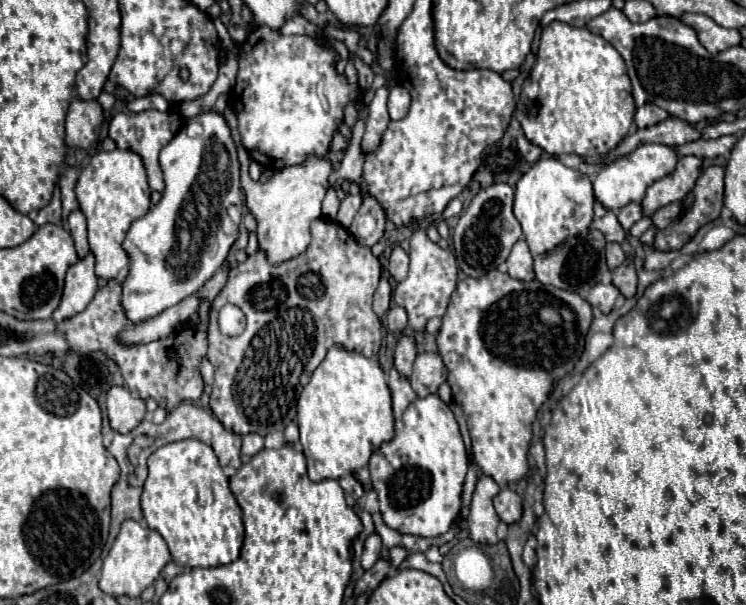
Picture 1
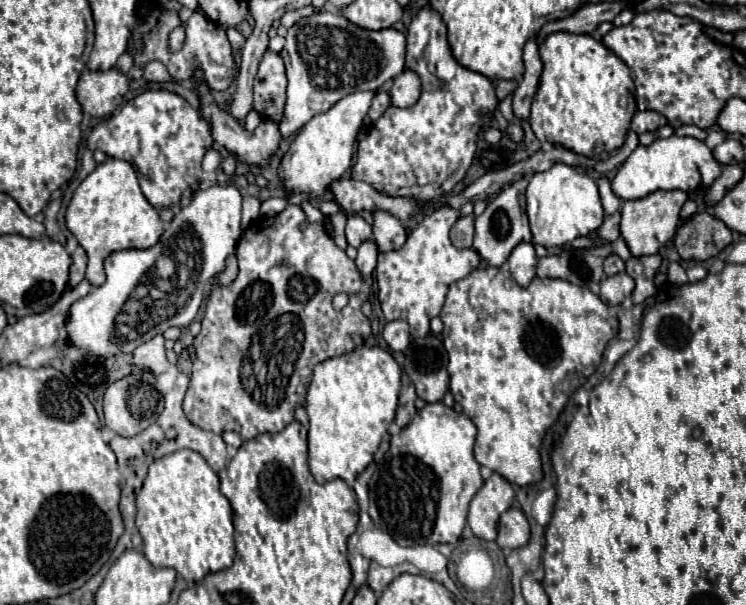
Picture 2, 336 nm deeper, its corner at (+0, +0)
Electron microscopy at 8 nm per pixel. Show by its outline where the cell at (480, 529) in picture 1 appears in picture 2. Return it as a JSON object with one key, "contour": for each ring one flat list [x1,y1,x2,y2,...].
{"contour":[[492,474,488,480,484,480,484,486,470,502,468,512,468,526,472,528,474,536,482,540,496,540,498,518,506,508,512,506,512,502,514,490,502,476]]}

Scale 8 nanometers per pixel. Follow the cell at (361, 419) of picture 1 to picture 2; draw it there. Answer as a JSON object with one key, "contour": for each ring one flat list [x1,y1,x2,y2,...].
{"contour":[[360,346,346,356,334,356,314,368,306,394,310,418,310,472,318,484,342,478,348,484,372,462,382,436,394,420,400,394,400,366,378,346]]}

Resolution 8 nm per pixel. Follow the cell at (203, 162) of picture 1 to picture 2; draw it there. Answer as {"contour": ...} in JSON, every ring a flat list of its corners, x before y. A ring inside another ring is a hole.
{"contour":[[212,184,204,190,194,190,190,194,188,204,182,204,180,212,174,214,172,222,166,226,158,244,146,250,132,248,132,250,120,250,110,254,104,260,106,282,98,288,92,288,88,296,74,302,70,308,70,316,66,322,70,344,76,348,88,348,96,356,112,356,118,350,132,352,138,344,148,342,150,338,154,338,156,334,162,334,172,326,176,328,190,326,204,300,204,286,226,268,226,258,236,250,236,244,242,234,240,208,242,208,242,196,234,186],[160,256,168,256,174,262,176,272,172,274,156,272,156,262]]}

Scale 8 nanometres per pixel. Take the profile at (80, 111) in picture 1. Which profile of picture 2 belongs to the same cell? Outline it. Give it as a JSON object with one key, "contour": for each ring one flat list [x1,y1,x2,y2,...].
{"contour":[[110,68,106,72,84,70,76,86,76,98,82,110,94,118,110,116,128,92,126,74]]}

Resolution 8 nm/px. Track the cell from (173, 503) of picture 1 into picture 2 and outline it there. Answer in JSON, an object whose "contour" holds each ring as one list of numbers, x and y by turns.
{"contour":[[176,450,154,460,148,468,148,476,140,494,136,496,136,526,144,540,144,556,154,566,174,568,186,582,200,582,210,572,220,572,232,566,234,548,234,526,232,506,220,492,218,474,206,464,206,460,194,450]]}

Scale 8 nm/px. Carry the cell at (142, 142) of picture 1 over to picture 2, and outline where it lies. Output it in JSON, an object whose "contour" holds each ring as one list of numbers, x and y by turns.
{"contour":[[146,90,130,100,116,116,100,122,88,138,88,148,100,148,112,158,130,162,142,174,138,178,146,200,154,208,164,208,180,204,190,184,200,182,200,164,212,142,206,120,184,98,168,90]]}

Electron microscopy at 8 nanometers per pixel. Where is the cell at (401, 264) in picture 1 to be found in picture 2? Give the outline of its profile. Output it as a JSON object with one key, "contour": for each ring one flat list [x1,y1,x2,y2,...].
{"contour":[[374,212,374,242,380,252,392,252,404,246,406,230,398,218,388,212]]}

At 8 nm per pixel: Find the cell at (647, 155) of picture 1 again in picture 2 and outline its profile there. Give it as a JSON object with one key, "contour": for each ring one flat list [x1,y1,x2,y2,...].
{"contour":[[672,134,670,138,654,140,650,146,638,146,618,168,612,180,612,192,622,200,638,200,656,190,682,188,684,192,690,192,702,184,710,186,718,178,720,170,722,166,714,160,712,150,704,142,692,136]]}

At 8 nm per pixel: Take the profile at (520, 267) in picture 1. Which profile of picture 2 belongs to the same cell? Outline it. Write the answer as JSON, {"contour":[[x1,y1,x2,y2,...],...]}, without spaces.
{"contour":[[524,242,512,250,508,258,508,270,520,286,528,286,530,280,536,276,536,262,538,262,538,256,534,250,534,244]]}

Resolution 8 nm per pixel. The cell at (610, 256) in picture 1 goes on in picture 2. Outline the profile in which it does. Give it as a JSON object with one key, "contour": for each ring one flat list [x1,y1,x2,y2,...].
{"contour":[[610,254,610,256,604,260,604,272,606,272,608,276,614,276,614,274,618,274,618,272,622,272,622,270,624,270,624,262,622,262,620,256]]}

